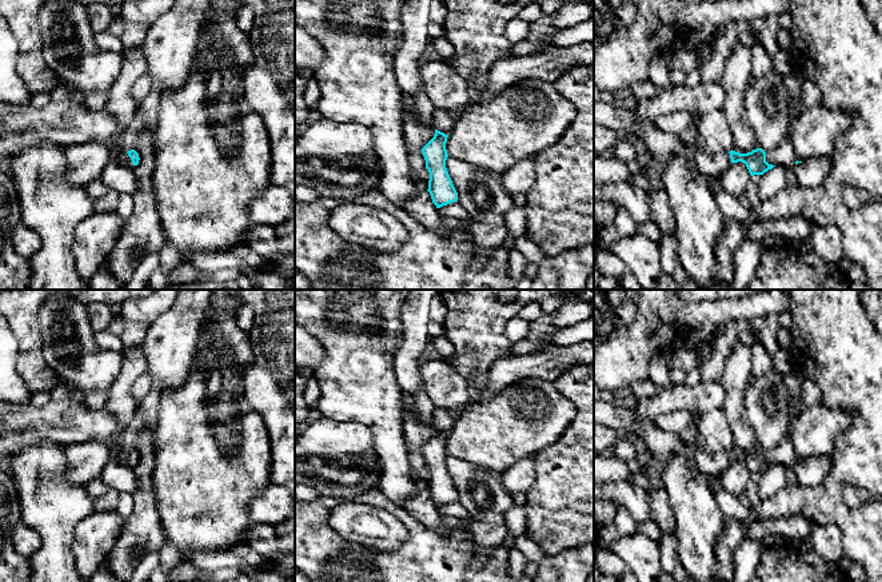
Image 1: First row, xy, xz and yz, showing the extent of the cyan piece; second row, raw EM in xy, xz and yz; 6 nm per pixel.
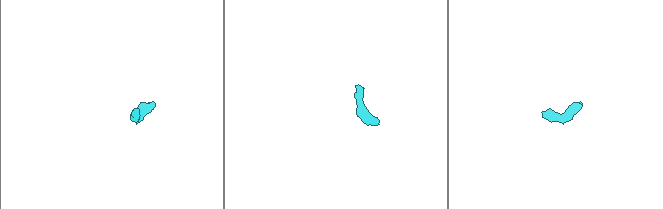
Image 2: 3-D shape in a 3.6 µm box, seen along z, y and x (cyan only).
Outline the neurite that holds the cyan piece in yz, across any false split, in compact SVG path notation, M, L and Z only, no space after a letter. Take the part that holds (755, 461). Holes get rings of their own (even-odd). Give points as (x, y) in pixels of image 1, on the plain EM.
M603 400L594 402L594 424L603 424L608 428L632 428L635 434L644 442L647 451L663 461L671 453L685 455L694 466L709 477L718 475L726 470L731 462L742 461L746 463L751 475L763 474L771 469L773 463L766 461L766 451L762 447L753 449L747 453L735 450L721 450L718 453L707 453L697 445L683 445L678 434L666 432L659 428L655 422L644 420L632 410L615 407Z

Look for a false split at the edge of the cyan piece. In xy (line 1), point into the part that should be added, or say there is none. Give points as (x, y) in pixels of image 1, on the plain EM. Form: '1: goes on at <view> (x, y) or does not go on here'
1: goes on at xy (124, 457)

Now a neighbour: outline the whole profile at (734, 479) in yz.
M731 462L730 466L718 474L723 490L729 491L737 498L745 495L751 474L745 462Z

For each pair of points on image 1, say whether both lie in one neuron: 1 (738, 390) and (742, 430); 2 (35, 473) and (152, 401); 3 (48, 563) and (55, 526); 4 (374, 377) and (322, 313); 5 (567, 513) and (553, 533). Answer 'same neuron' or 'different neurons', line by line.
1: same neuron
2: different neurons
3: same neuron
4: same neuron
5: same neuron

